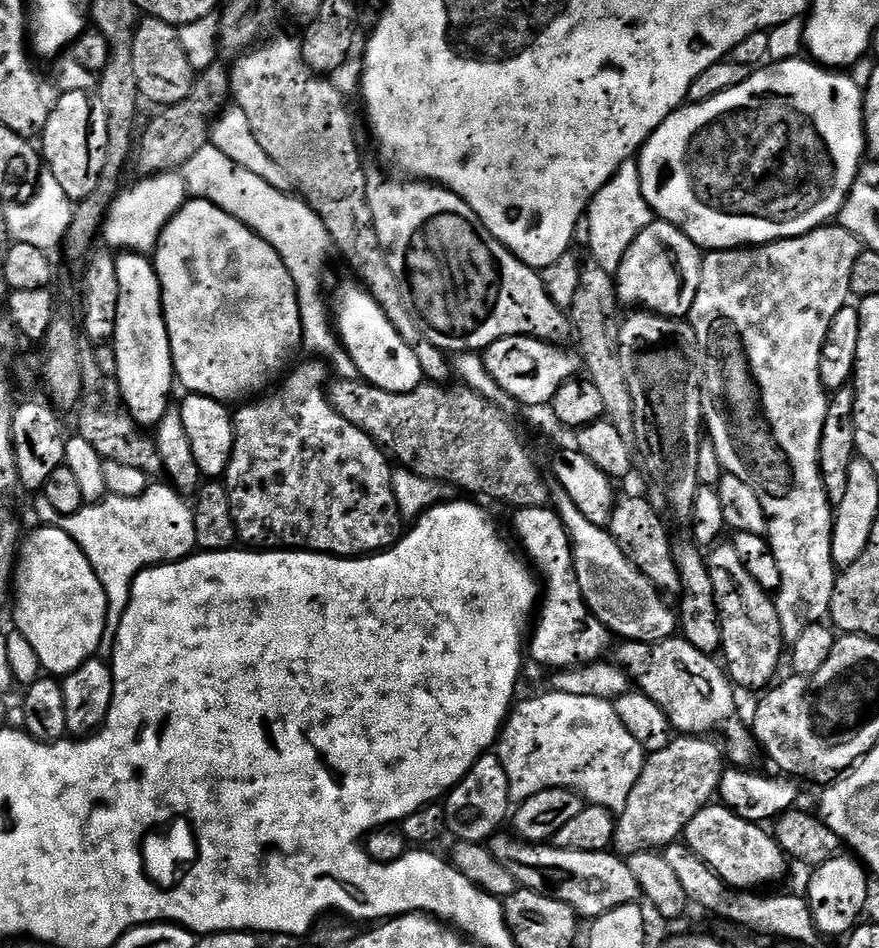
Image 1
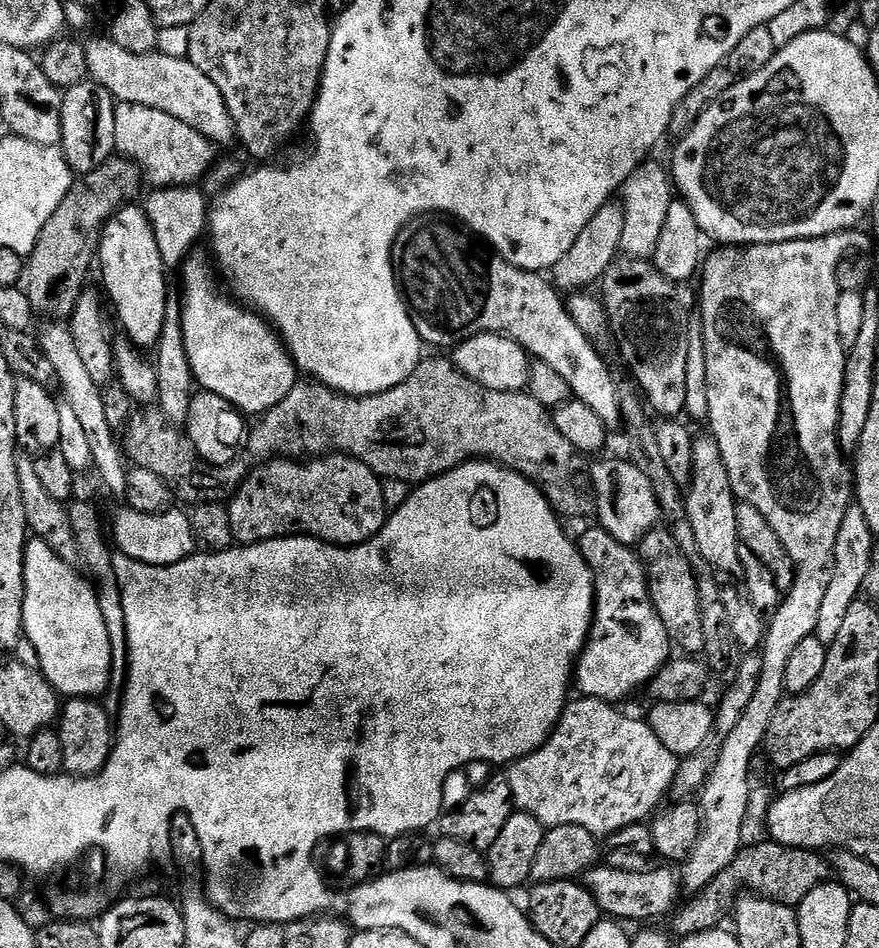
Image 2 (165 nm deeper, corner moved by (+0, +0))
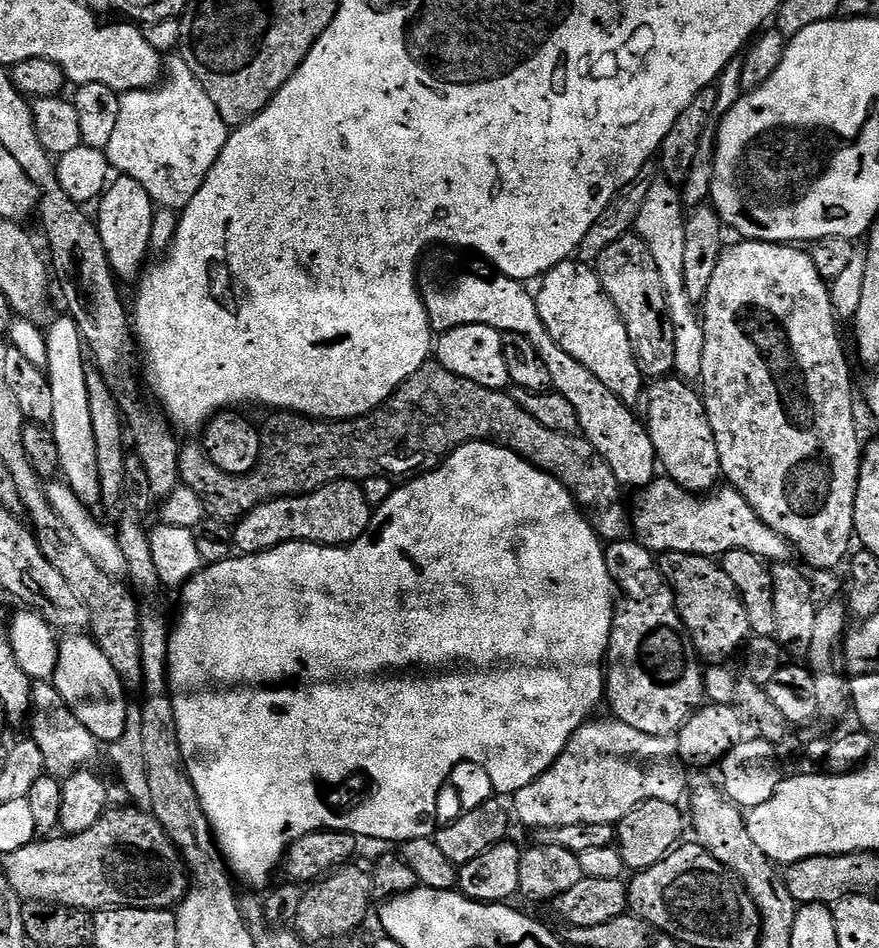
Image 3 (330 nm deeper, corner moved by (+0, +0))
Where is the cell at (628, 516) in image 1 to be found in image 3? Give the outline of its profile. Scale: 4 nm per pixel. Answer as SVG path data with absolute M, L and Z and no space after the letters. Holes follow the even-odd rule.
M665 552L658 563L676 595L676 609L692 633L692 645L699 652L701 661L709 665L731 661L731 656L749 643L752 627L750 614L746 614L746 606L734 582L730 582L730 574L726 574L723 563L693 552Z

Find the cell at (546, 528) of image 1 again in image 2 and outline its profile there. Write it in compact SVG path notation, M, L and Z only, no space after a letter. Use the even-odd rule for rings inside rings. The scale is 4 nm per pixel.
M593 526L578 536L582 558L592 568L596 609L592 611L592 629L574 669L574 688L589 700L620 702L643 689L658 670L668 663L674 645L654 610L648 576L639 555L629 545L618 542L605 528Z

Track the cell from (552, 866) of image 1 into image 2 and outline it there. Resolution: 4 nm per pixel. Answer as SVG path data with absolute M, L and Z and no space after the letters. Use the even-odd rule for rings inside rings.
M597 866L586 873L582 883L598 902L601 913L620 922L629 922L628 920L656 922L659 916L667 917L677 907L681 899L680 892L682 893L682 885L677 873L673 869L671 872L668 868L656 868L656 866L649 867L647 872L614 870L607 866Z

